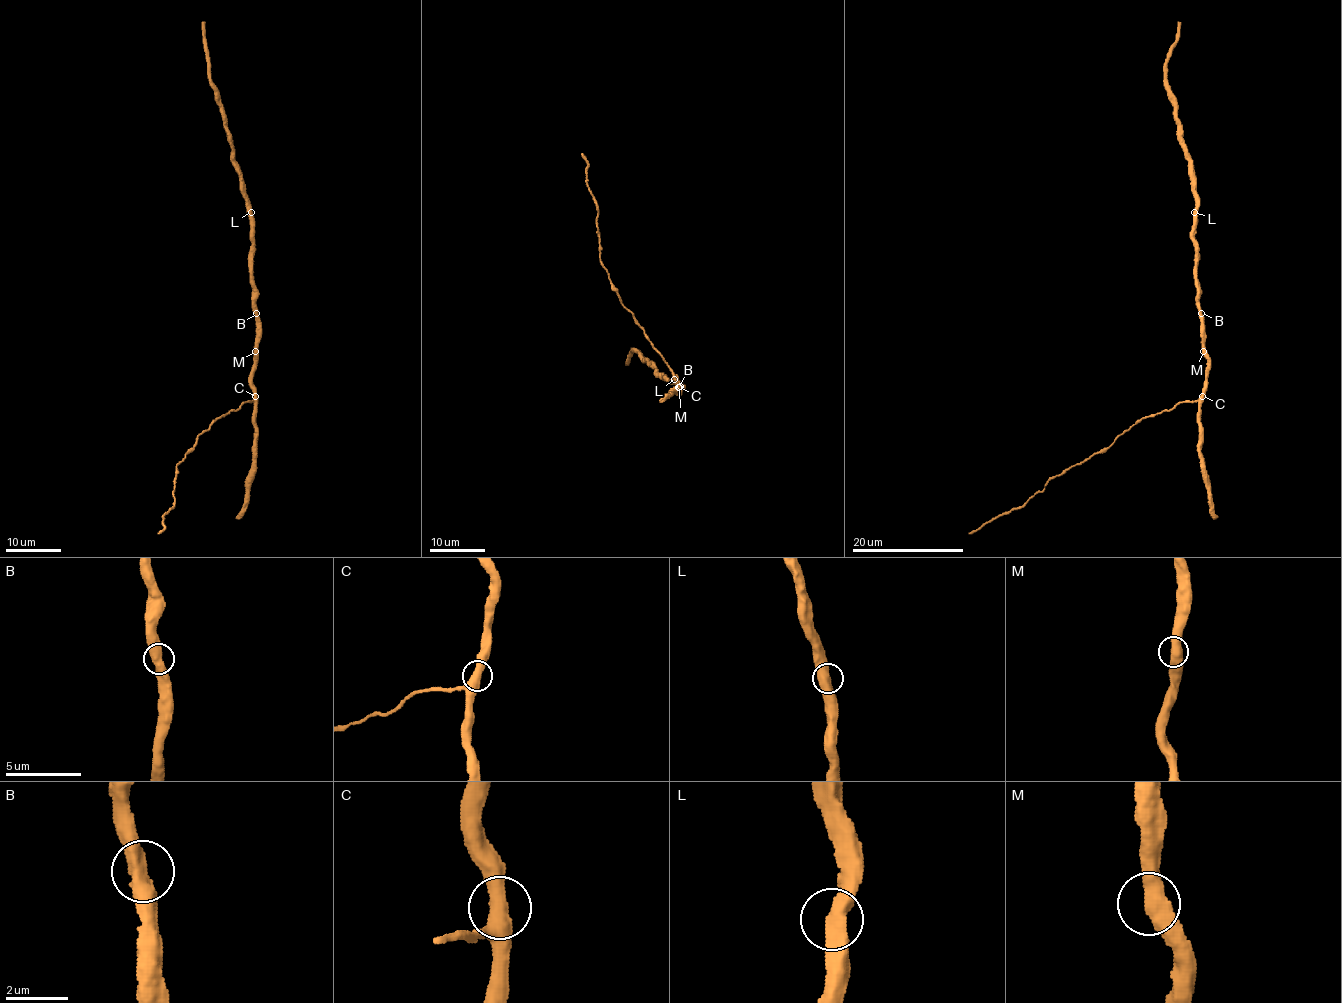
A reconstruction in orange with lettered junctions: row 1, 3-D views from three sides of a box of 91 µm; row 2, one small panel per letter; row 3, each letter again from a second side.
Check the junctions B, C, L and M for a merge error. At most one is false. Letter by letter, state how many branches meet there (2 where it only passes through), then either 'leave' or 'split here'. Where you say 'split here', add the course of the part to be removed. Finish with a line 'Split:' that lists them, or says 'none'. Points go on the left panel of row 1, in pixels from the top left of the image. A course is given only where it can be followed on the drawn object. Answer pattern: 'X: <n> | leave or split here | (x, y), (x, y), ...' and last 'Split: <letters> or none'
B: 2 | leave
C: 2 | split here | (255, 396), (219, 417), (198, 436), (195, 446), (177, 465), (174, 505), (163, 516), (164, 528), (159, 534)
L: 2 | leave
M: 2 | leave
Split: C

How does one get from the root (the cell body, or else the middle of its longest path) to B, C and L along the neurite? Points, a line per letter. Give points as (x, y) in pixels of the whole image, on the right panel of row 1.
B: (1207, 352), (1201, 313)
C: (1207, 352), (1203, 396)
L: (1207, 352), (1198, 302), (1194, 212)

